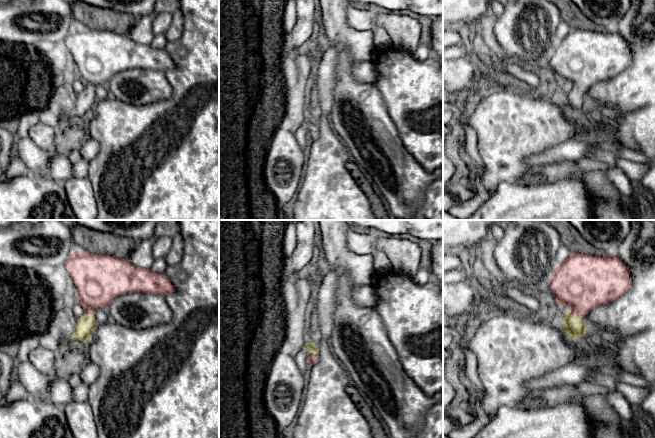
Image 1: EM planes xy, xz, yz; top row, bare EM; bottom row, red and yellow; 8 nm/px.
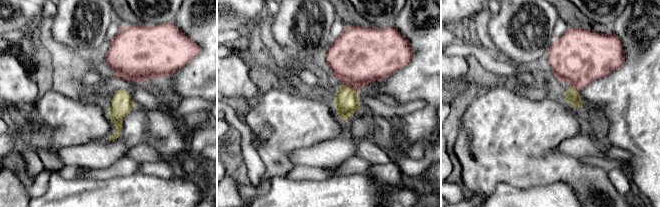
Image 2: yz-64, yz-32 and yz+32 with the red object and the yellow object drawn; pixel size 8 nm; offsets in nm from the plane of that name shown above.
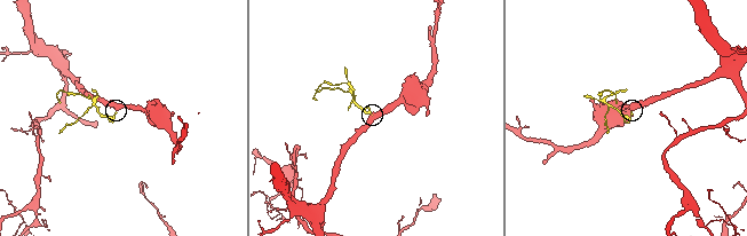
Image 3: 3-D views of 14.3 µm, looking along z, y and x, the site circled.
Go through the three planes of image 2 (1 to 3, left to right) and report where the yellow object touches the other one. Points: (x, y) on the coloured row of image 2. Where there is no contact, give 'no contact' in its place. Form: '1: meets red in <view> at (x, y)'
1: no contact
2: meets red in yz-32 at (352, 89)
3: meets red in yz+32 at (574, 88)

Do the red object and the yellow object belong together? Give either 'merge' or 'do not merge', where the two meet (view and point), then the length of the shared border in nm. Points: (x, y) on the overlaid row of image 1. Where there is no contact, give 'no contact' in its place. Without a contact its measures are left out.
merge | yz (576, 315) | 150 nm

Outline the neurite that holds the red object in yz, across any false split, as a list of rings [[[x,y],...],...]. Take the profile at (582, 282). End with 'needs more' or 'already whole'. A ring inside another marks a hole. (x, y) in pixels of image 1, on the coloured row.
[[[571,253],[550,280],[556,302],[569,309],[563,329],[573,339],[585,336],[584,318],[590,311],[618,299],[632,287],[632,275],[617,254]]] | needs more

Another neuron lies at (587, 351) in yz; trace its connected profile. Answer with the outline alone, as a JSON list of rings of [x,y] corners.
[[[587,339],[586,341],[581,341],[580,343],[580,357],[579,360],[586,362],[593,362],[595,358],[595,348],[591,344],[594,339]]]

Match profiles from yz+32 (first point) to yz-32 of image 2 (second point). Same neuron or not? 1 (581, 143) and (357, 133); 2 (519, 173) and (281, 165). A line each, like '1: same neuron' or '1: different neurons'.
1: different neurons
2: same neuron

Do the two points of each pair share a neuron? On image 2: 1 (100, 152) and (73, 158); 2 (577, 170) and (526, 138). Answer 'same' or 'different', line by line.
1: same
2: same

